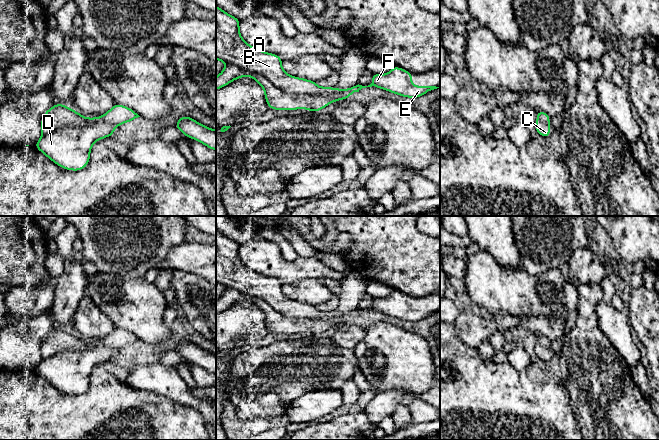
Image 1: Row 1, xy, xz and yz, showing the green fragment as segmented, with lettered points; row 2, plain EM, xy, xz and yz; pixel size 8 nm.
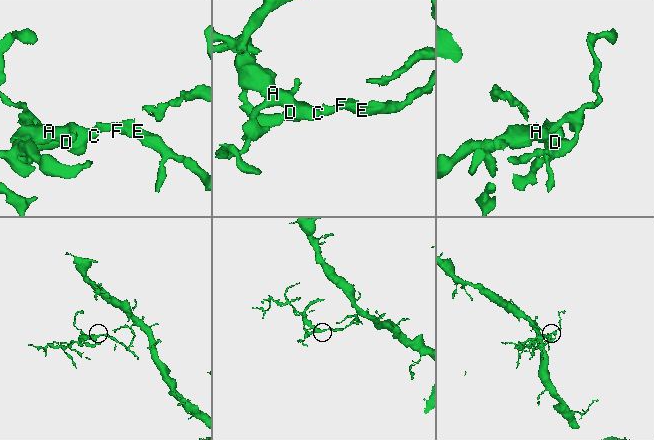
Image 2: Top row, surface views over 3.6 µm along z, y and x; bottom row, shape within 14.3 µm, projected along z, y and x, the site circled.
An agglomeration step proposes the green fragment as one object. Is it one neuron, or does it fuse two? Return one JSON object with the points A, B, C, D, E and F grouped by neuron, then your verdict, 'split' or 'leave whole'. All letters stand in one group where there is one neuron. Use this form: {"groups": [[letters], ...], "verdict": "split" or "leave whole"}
{"groups": [["A", "B", "C", "D"], ["E", "F"]], "verdict": "split"}

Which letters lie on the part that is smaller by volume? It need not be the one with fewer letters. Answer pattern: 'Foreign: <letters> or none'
Foreign: A, B, C, D

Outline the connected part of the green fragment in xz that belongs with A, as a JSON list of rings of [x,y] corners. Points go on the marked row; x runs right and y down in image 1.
[[[216,5],[216,60],[266,77],[288,94],[331,97],[337,88],[319,87],[316,82],[287,74],[279,55],[250,46],[240,35],[240,20]]]

